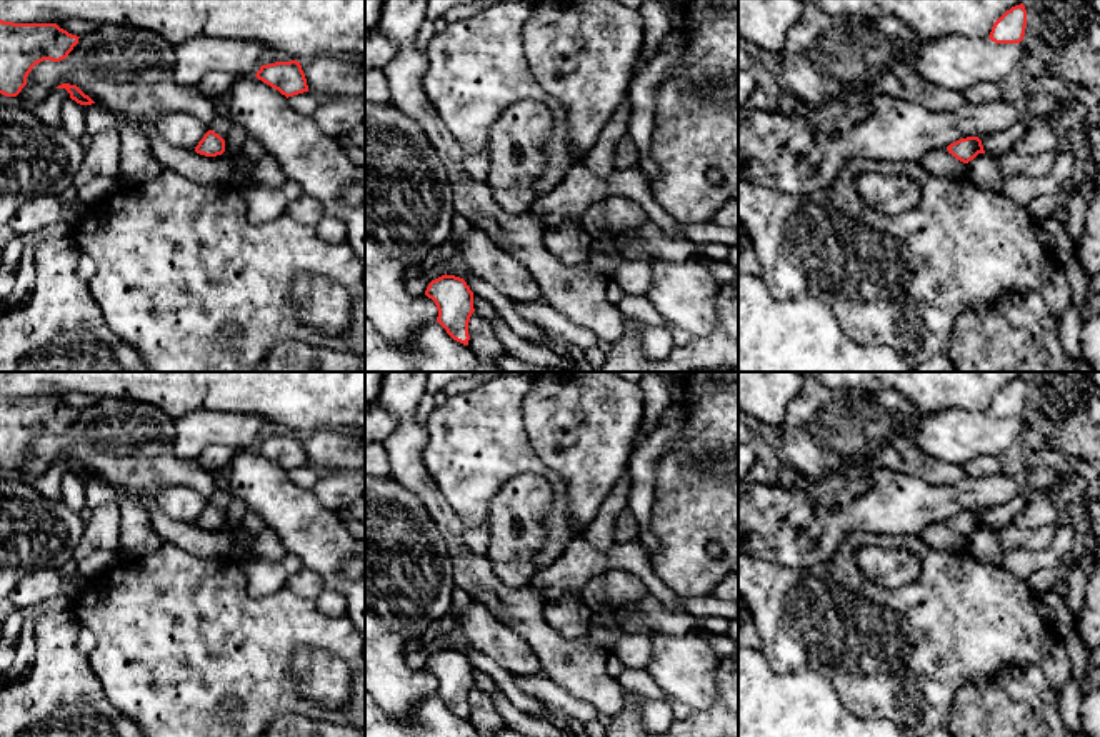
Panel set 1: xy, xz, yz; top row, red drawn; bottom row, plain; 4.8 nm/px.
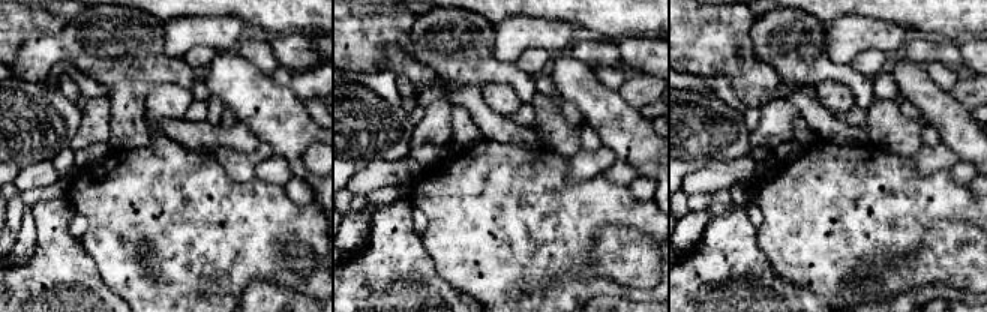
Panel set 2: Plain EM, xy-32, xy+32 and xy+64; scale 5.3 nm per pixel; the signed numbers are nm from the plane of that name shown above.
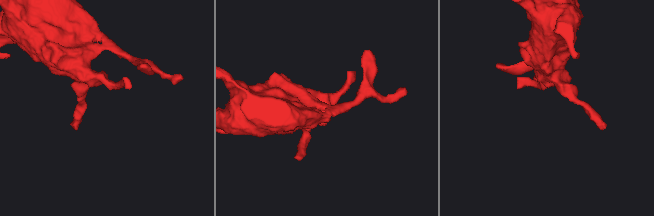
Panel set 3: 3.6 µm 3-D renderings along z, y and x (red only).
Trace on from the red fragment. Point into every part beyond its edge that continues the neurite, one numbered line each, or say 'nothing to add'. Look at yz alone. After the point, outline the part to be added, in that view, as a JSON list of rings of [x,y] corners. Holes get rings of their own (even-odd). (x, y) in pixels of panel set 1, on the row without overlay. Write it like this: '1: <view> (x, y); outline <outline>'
nothing to add

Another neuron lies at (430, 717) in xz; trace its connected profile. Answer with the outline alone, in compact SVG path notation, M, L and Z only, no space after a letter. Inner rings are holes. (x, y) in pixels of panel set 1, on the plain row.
M365 692L365 737L487 737L468 719L453 714L435 694L417 702L405 715L390 717Z

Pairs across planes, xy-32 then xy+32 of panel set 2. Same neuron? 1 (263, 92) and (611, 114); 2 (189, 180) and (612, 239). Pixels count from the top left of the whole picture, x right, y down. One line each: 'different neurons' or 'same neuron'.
1: same neuron
2: different neurons

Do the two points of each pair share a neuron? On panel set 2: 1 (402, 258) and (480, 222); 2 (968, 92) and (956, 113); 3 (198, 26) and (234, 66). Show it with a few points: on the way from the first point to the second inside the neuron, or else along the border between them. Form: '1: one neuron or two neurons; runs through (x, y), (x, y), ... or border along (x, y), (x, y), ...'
1: two neurons; border along (419, 236), (435, 272), (443, 278)
2: two neurons; border along (948, 92), (969, 110)
3: two neurons; border along (236, 48), (218, 53)

